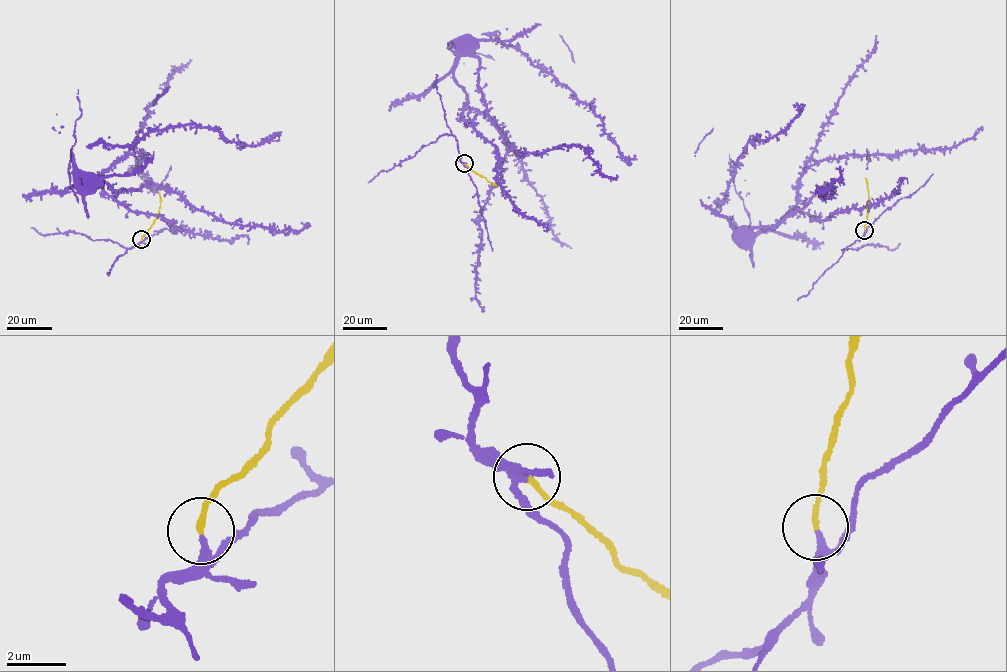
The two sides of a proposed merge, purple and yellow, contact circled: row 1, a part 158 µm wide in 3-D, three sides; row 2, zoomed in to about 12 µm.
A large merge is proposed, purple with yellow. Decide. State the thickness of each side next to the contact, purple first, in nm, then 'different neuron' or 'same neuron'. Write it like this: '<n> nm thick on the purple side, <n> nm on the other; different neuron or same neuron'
180 nm thick on the purple side, 180 nm on the other; same neuron

